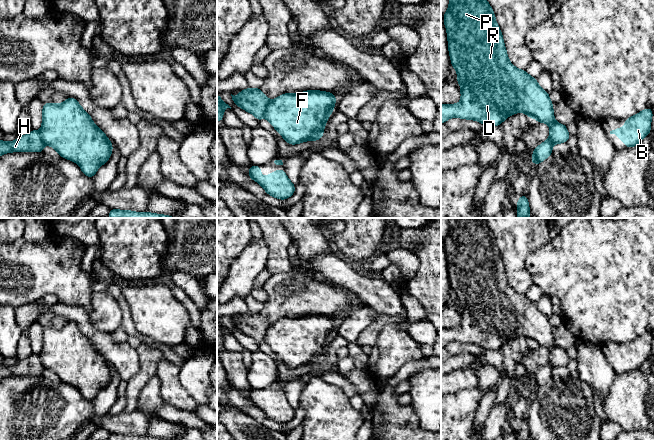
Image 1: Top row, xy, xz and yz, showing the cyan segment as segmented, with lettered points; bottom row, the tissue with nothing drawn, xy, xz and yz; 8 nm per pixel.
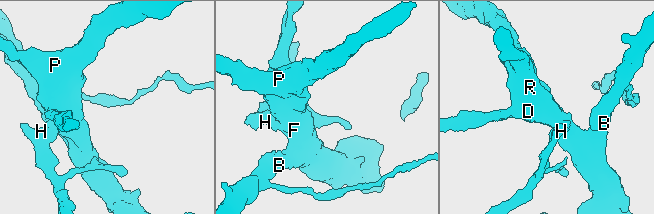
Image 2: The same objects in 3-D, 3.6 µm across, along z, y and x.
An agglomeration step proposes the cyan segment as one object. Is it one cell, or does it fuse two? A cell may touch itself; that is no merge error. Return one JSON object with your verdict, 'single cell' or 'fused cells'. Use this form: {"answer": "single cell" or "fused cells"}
{"answer": "fused cells"}

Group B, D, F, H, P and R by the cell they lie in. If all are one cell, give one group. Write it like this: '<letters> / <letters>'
B D F P R / H

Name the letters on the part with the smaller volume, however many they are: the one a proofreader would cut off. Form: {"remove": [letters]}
{"remove": ["H"]}

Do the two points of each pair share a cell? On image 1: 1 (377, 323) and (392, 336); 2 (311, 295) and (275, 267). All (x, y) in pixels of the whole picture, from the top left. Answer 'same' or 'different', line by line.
1: different
2: different

